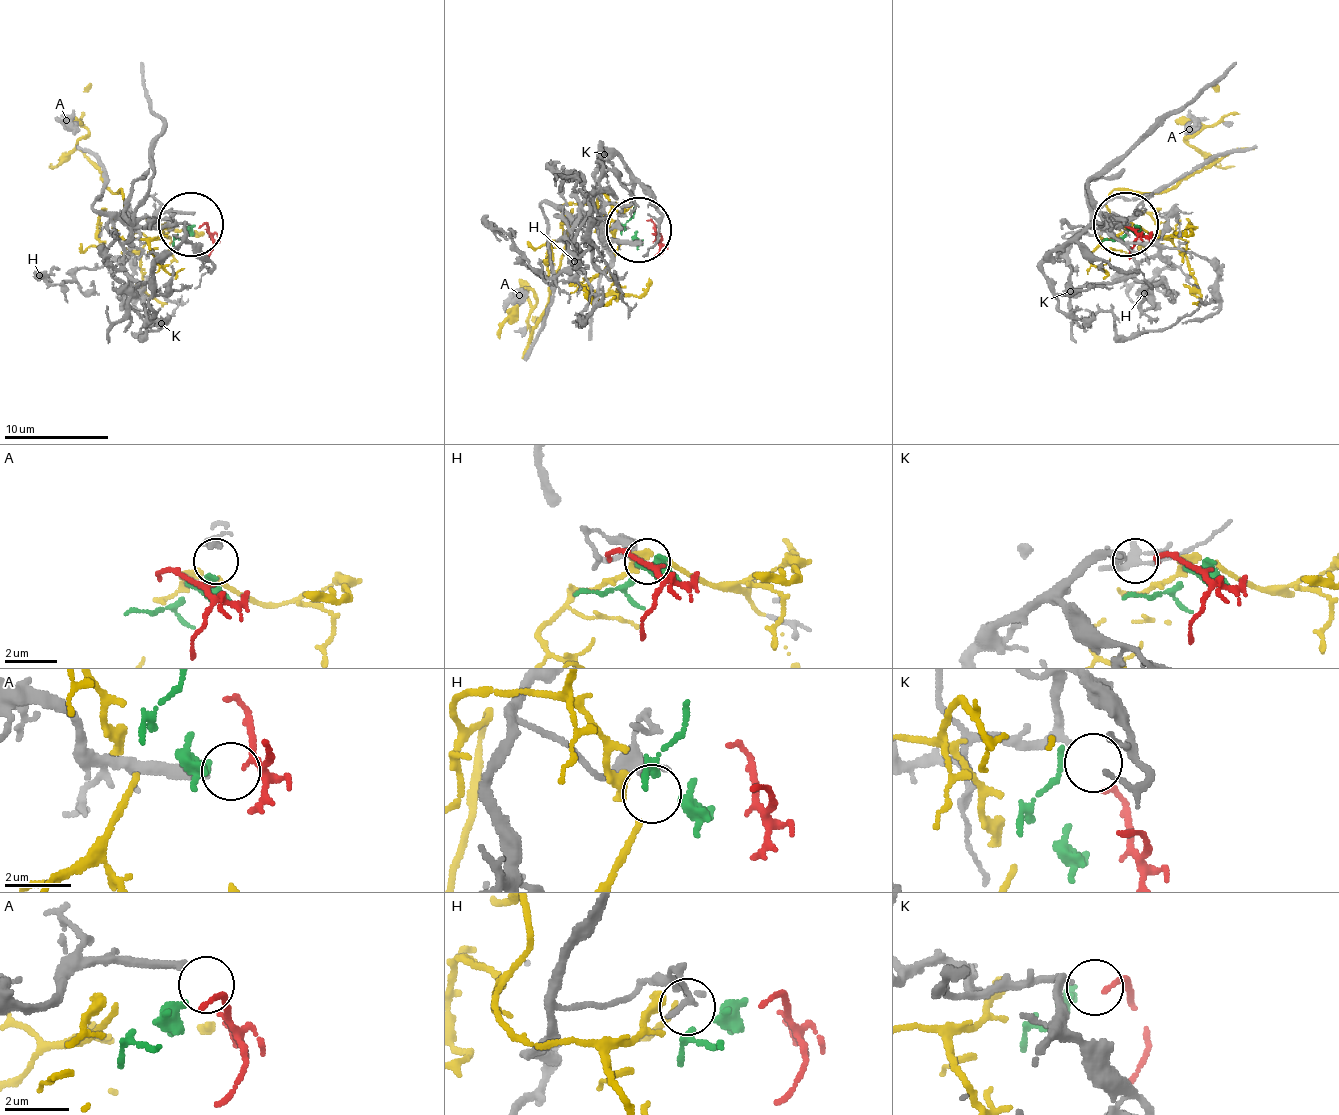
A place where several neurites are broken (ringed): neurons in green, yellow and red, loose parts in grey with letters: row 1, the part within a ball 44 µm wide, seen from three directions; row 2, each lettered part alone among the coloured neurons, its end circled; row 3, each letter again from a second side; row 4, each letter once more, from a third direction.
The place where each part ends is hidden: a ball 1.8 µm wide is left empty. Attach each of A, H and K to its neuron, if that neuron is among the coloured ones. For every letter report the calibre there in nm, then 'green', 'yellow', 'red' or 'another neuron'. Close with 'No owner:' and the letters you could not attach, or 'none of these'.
A: calibre 280 nm; another neuron
H: calibre 320 nm; green
K: calibre 190 nm; red
No owner: A

